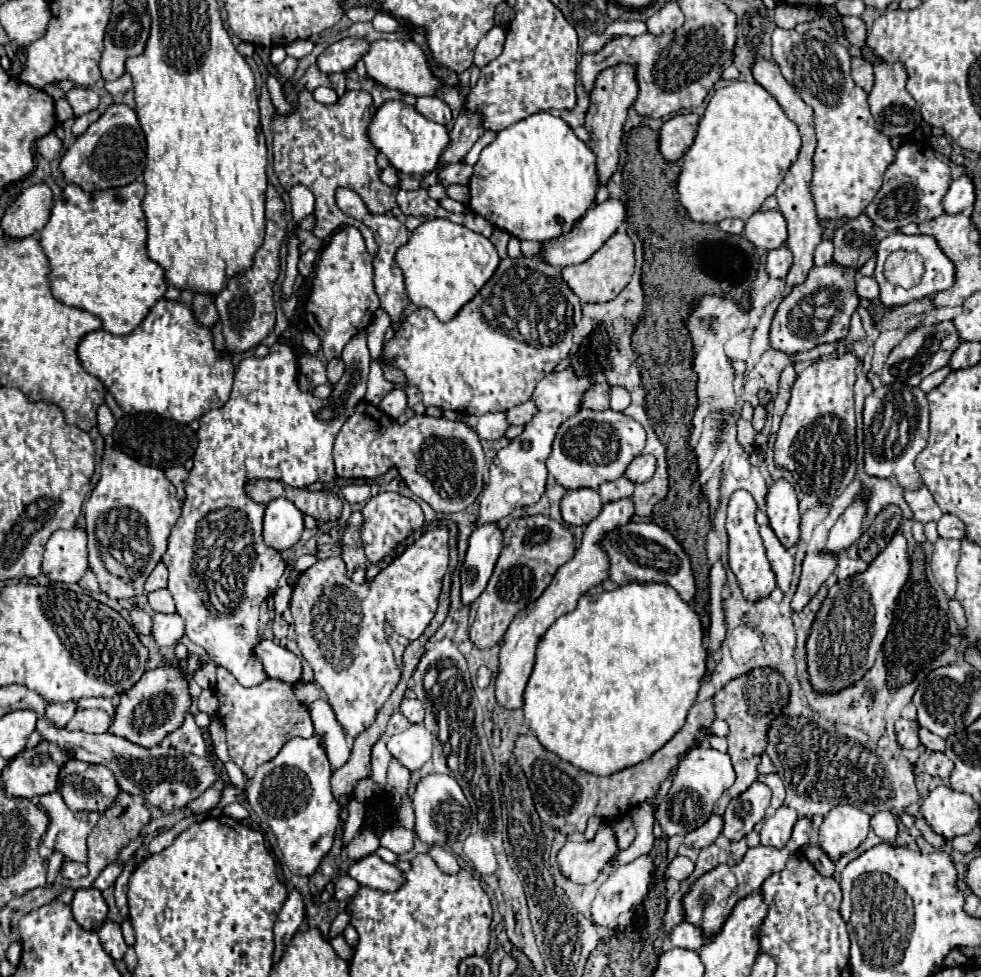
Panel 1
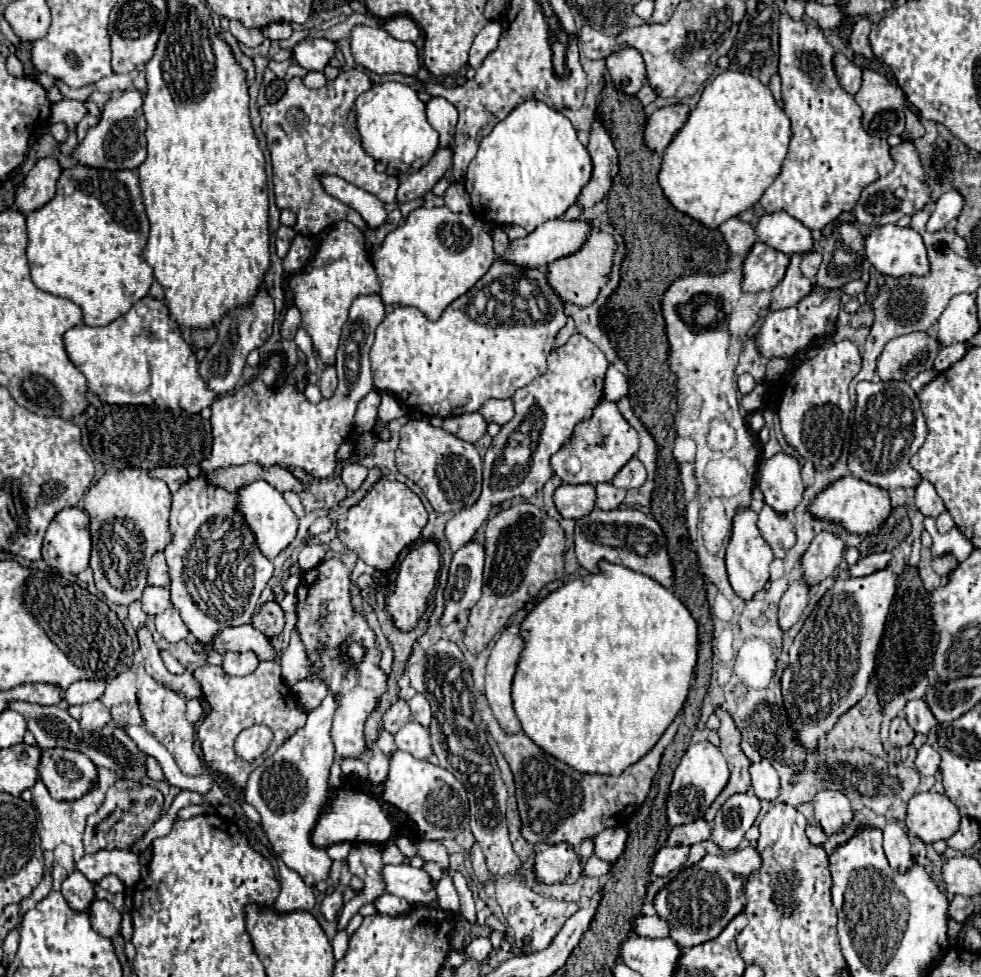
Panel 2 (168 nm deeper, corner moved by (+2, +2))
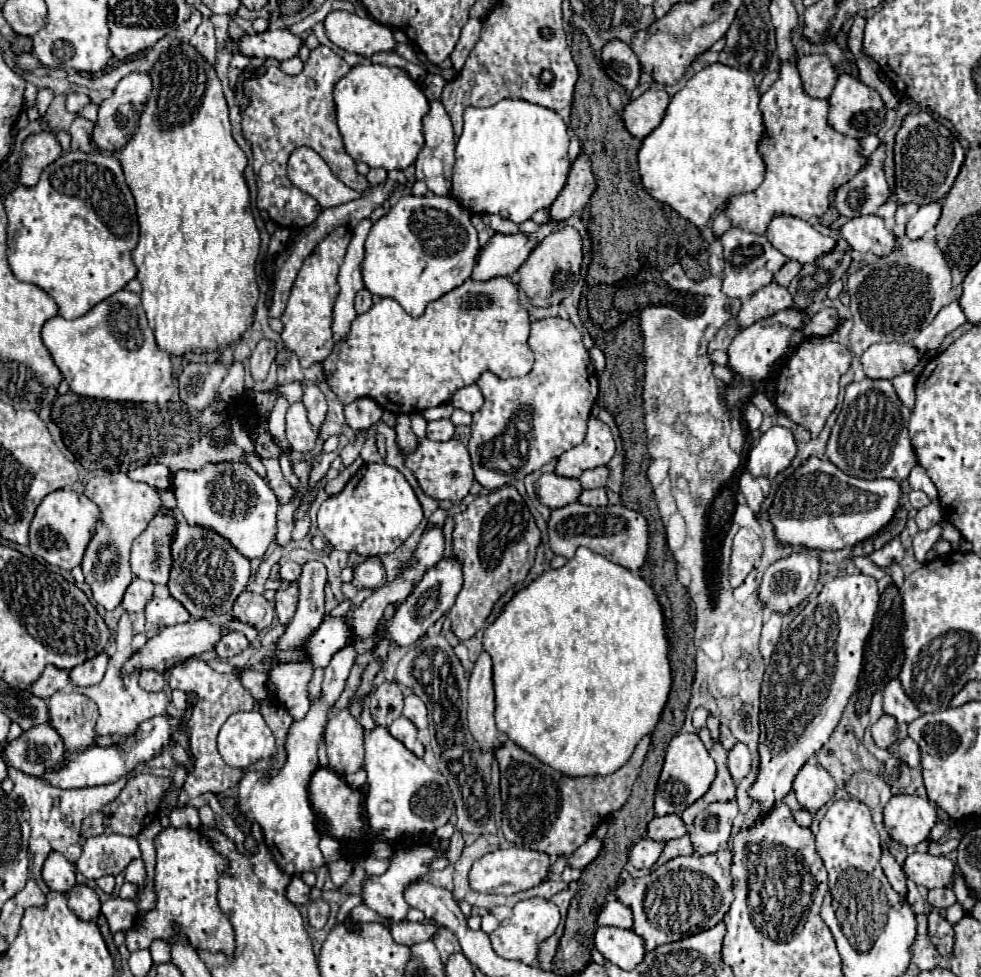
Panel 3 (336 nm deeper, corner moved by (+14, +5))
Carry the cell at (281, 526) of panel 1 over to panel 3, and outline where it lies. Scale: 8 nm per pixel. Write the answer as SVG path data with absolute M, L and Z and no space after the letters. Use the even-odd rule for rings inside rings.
M244 461L208 463L200 471L178 471L174 475L174 495L188 525L218 533L246 559L260 559L274 541L278 499L270 485Z

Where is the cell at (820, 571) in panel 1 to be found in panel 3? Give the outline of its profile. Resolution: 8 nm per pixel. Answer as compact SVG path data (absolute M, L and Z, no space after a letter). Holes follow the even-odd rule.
M772 613L768 617L768 621L762 627L762 637L760 637L760 655L764 659L768 659L780 639L780 627L782 627L782 615L780 613Z

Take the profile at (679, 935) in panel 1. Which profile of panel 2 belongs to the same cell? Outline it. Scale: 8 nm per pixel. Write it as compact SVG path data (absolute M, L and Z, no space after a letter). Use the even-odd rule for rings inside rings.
M640 916L636 920L634 932L644 938L668 938L670 926L666 924L666 920L658 918L658 916Z

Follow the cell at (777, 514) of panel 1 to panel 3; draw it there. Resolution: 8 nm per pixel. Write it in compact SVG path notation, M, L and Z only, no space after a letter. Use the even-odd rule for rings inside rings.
M774 425L762 433L758 445L750 451L746 469L754 475L766 475L774 479L782 469L790 465L796 455L796 439L790 429Z

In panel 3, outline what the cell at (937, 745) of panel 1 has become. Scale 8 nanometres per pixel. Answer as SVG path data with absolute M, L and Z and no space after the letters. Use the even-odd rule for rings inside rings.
M892 679L884 685L882 689L882 707L888 715L896 717L898 723L910 723L914 721L920 713L916 709L916 705L906 697L906 693L902 693L902 687L900 687L900 681L898 679Z

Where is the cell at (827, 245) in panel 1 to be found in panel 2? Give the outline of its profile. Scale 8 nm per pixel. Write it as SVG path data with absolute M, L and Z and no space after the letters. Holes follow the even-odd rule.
M812 250L812 252L808 252L808 254L804 256L804 260L802 260L802 274L808 276L810 280L814 280L820 262L822 262L822 252L820 252L820 250Z

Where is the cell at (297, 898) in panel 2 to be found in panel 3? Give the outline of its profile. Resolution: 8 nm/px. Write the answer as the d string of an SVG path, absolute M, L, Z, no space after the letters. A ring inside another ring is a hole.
M294 877L290 881L290 885L288 885L288 893L286 895L294 905L302 905L302 903L310 901L310 887L300 877Z

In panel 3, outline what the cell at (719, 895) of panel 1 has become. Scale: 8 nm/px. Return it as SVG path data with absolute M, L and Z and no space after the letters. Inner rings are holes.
M728 849L706 857L696 853L688 857L674 857L640 879L622 881L614 887L614 895L632 911L632 931L640 935L644 939L644 947L652 951L658 945L696 935L722 921L734 899L730 863L732 853Z

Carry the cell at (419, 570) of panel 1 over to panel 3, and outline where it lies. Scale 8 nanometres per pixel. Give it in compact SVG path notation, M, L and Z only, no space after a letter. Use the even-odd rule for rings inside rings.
M342 709L334 715L324 731L328 745L328 763L334 773L340 777L356 773L364 765L364 729L350 715L348 709Z

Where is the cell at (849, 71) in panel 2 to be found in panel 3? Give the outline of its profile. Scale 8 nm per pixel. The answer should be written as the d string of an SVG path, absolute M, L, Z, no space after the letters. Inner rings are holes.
M806 55L798 59L796 67L802 77L804 91L816 99L828 99L834 89L834 81L838 79L830 59L826 55Z

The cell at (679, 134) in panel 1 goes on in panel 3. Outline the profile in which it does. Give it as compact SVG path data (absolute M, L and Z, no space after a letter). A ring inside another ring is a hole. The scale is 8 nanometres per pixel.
M648 89L624 107L622 121L634 137L642 139L660 125L668 103L670 95L664 89Z

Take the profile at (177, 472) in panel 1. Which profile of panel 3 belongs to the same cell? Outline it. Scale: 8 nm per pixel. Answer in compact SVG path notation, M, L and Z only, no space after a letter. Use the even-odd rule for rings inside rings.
M142 465L142 467L136 467L132 471L128 471L128 477L132 481L140 481L140 483L146 483L158 491L164 491L168 489L170 485L170 471L164 467L164 465Z

